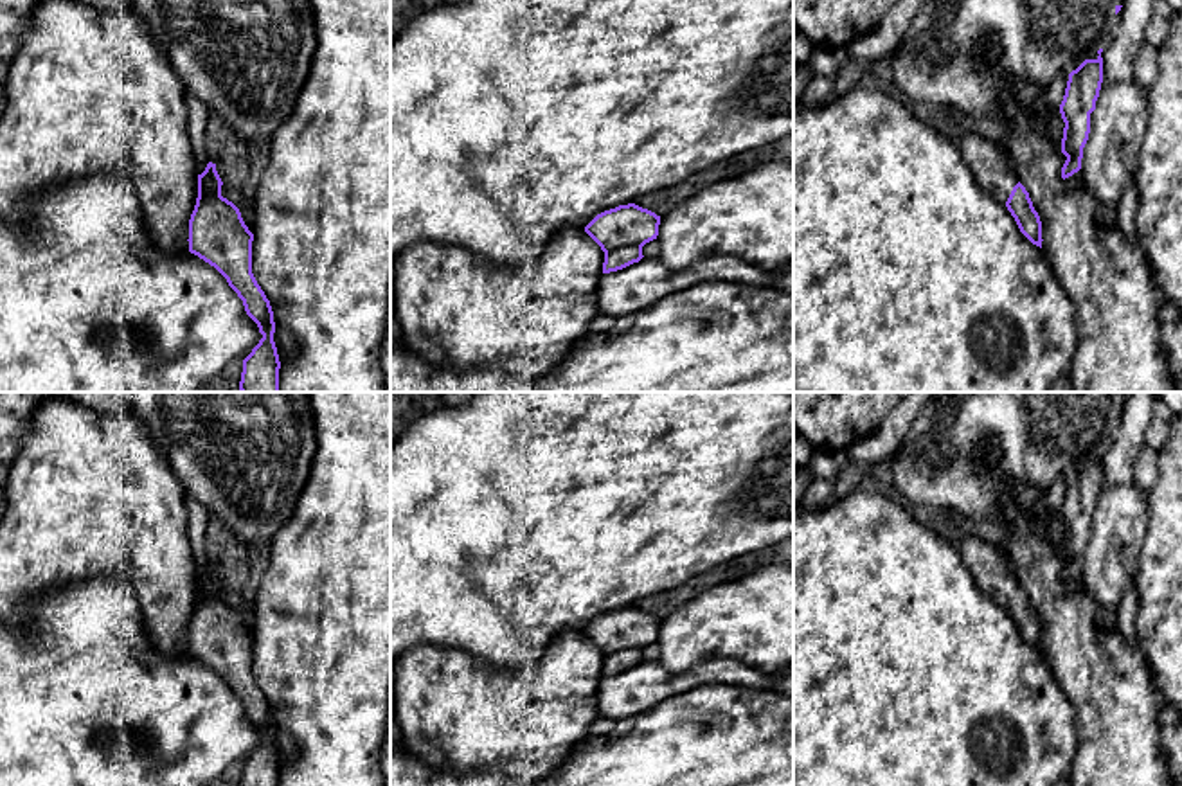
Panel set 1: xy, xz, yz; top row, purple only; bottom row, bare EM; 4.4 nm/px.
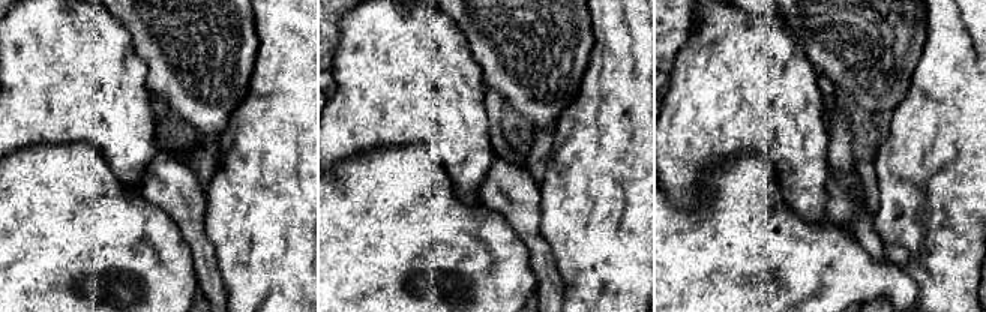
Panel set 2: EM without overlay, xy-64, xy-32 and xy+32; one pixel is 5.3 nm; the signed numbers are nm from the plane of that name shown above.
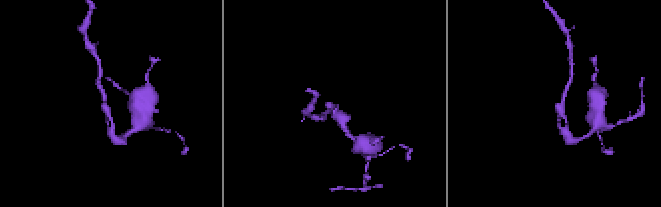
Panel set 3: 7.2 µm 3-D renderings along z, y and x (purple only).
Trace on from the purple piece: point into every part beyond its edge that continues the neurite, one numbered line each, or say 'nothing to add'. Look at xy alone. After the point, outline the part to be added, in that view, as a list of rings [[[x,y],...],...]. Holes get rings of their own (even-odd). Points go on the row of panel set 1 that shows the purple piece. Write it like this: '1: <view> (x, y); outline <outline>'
nothing to add

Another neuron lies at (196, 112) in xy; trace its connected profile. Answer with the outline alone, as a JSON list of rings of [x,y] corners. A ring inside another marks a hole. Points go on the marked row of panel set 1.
[[[185,94],[185,104],[187,104],[187,131],[191,137],[196,171],[198,174],[201,174],[207,164],[210,162],[207,155],[209,108],[191,94]]]

